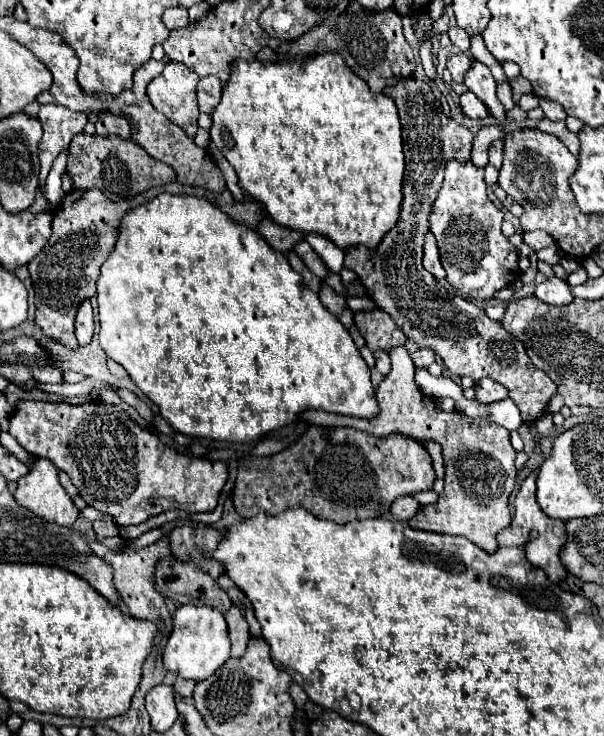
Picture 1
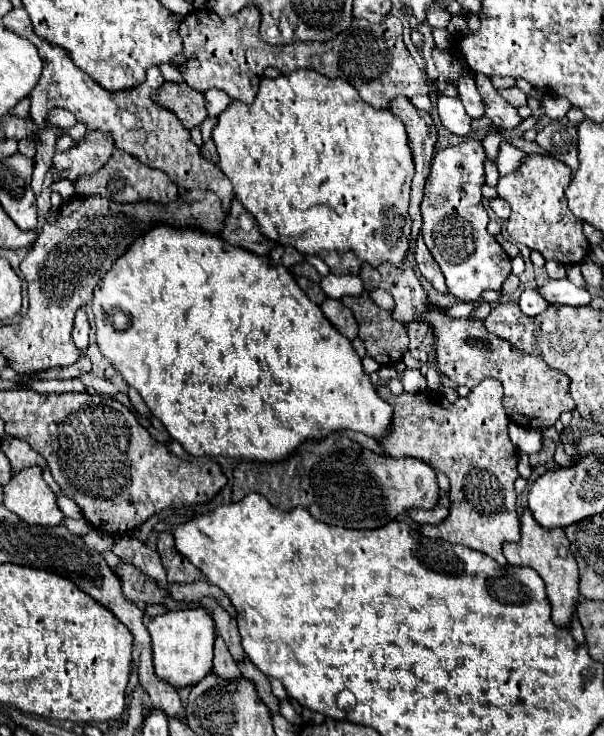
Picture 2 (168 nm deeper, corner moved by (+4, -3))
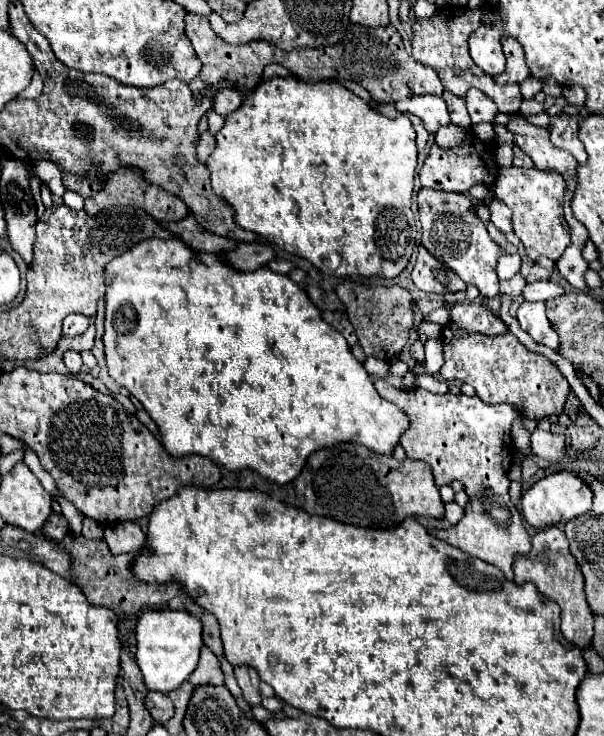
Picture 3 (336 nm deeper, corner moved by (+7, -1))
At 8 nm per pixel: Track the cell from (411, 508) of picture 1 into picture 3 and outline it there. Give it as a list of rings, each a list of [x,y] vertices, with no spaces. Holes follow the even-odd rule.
[[[456,502],[446,504],[446,514],[444,514],[444,520],[448,520],[450,524],[458,524],[462,516],[464,516],[464,508],[462,508],[462,506],[458,506]]]

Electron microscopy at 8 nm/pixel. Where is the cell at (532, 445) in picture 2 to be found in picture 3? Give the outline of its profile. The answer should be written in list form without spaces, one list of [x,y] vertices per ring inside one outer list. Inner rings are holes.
[[[540,428],[534,430],[534,434],[530,436],[530,444],[532,444],[532,454],[550,462],[558,462],[566,456],[566,436],[564,434],[556,434],[556,432],[544,432]]]

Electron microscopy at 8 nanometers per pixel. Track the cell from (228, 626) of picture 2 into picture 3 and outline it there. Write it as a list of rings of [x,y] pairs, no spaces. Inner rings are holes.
[[[240,666],[240,668],[234,668],[234,674],[236,674],[236,680],[242,688],[242,696],[244,700],[250,704],[250,706],[258,706],[262,696],[260,696],[260,690],[258,690],[258,684],[260,684],[260,678],[256,674],[256,670],[252,668],[246,668],[246,666]]]

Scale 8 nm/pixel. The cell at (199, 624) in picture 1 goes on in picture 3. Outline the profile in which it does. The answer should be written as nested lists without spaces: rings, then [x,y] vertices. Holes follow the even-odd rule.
[[[148,610],[138,616],[136,624],[136,664],[142,670],[148,690],[168,694],[178,688],[196,668],[202,648],[200,620],[184,610]]]

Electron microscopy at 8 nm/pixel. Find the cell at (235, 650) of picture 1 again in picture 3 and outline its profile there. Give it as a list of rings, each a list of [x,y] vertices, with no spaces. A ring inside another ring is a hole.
[[[206,646],[202,648],[202,652],[200,652],[200,662],[198,662],[196,670],[190,674],[188,680],[190,680],[190,684],[194,684],[194,686],[206,686],[206,684],[222,686],[222,684],[224,684],[224,674],[222,674],[220,662],[218,662],[218,658],[212,654],[212,650],[208,650]]]

